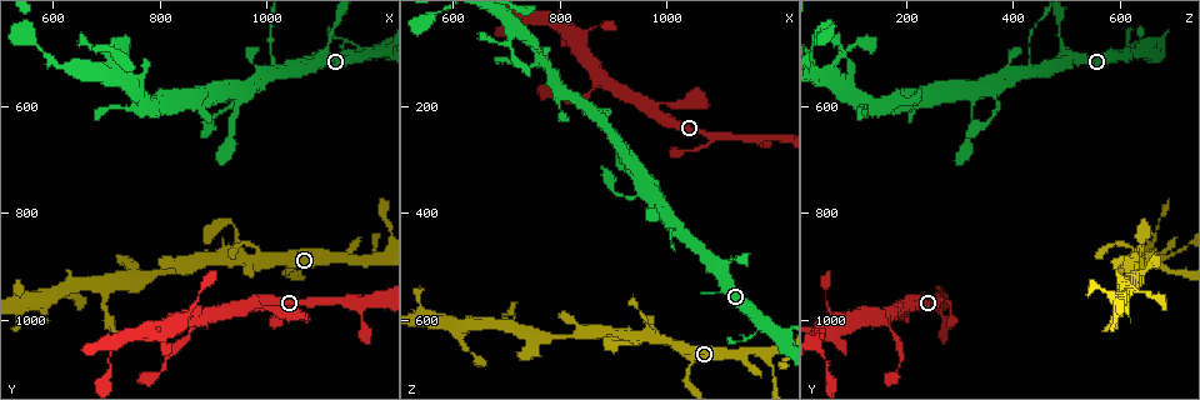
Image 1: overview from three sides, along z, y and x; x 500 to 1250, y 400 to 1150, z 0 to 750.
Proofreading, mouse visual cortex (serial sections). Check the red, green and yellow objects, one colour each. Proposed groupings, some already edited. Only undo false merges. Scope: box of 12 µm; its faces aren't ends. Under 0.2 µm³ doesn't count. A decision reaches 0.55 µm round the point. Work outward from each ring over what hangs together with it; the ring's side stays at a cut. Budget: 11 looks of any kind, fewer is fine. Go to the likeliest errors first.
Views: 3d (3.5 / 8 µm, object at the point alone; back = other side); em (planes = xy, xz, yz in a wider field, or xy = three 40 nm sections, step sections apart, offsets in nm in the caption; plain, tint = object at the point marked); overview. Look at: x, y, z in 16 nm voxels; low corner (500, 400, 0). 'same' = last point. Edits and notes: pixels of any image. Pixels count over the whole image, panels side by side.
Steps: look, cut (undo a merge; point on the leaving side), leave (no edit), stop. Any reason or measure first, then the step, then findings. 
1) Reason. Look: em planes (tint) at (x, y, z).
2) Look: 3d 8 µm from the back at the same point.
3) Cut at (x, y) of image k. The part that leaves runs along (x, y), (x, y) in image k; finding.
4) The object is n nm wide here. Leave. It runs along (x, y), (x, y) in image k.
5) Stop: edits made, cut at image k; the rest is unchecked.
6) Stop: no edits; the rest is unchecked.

Sudden change in width. Look: 3d 3.5 µm at (1190, 895, 665).

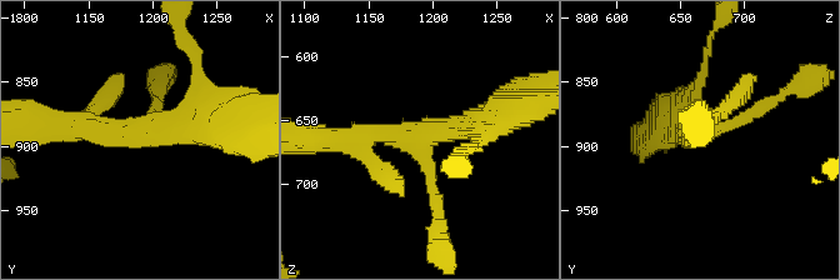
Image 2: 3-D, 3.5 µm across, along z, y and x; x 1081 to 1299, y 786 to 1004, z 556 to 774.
3 arms meet here; the arms are 150, 250, 300 nm wide; now the EM. Look: em xy step 5 (tint) at (1190, 890, 660).

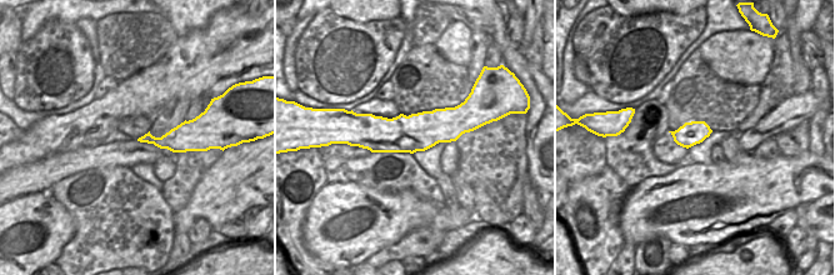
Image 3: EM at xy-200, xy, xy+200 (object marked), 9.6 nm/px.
Leave. It runs along (468, 125), (361, 130) in image 3; continuous, no second cell.

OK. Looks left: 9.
Look: 3d 8 µm from the back at (1020, 535, 435).

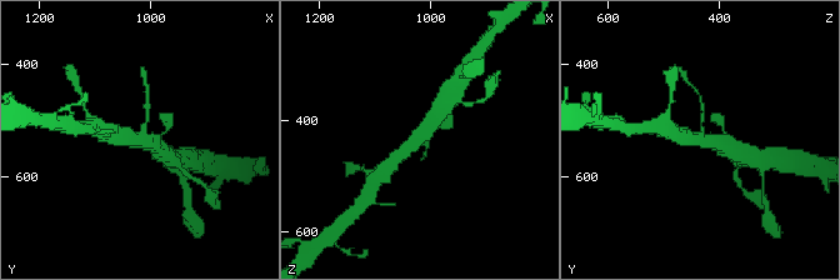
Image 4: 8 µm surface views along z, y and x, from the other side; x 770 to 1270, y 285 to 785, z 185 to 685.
Look: 3d 3.5 µm from the back at (1025, 540, 430).

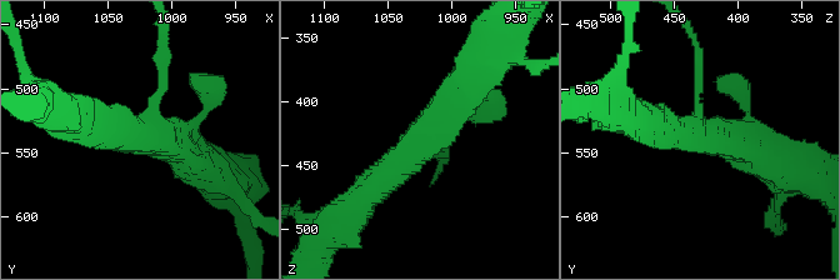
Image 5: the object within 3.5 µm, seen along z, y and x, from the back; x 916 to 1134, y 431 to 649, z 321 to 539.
3 arms meet here; the arms are 100, 400, 400 nm wide. Look: em xy step 2 (tint) at (1020, 538, 430).

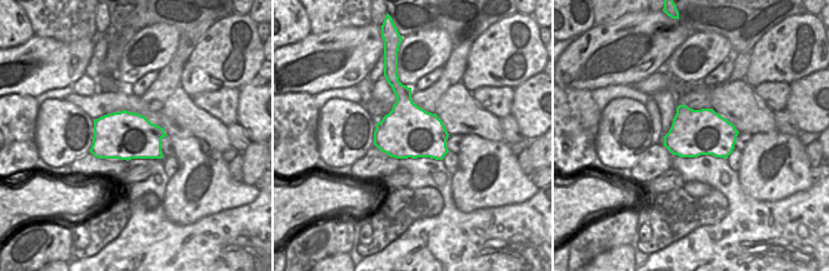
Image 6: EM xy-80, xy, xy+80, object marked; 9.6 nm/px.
Leave. It runs along (360, 199), (440, 129), (468, 80) in image 5; all the same cell.

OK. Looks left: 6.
Look: 3d 3.5 µm at (1125, 455, 490).

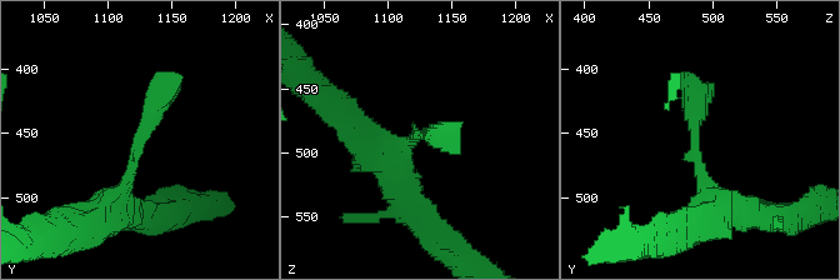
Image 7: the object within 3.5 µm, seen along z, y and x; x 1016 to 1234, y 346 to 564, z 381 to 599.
The arms are 300, 300 nm wide. Look: em planes (tint) at (1122, 454, 488).

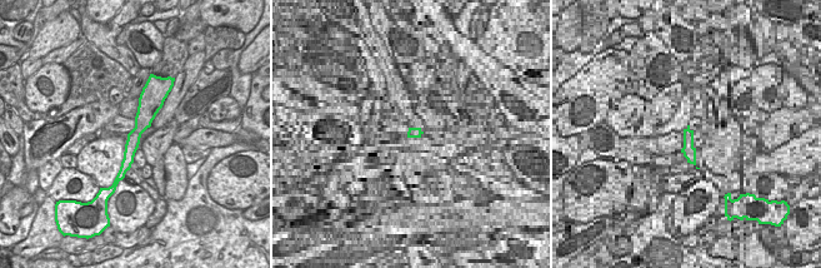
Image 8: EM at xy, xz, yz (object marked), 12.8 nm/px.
Leave. It runs along (114, 209), (151, 109), (179, 79) in image 7; continuous, no second cell.

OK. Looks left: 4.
Thick turns thin. Look: 3d 3.5 µm at (850, 890, 620).

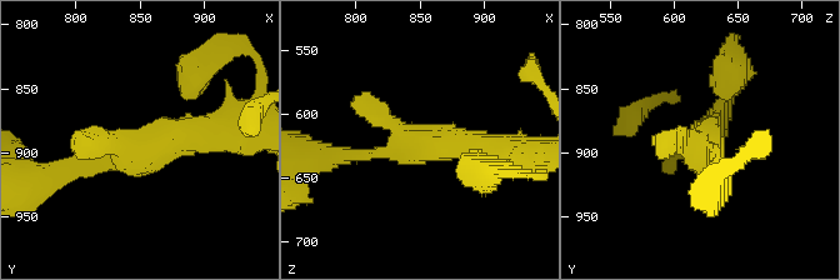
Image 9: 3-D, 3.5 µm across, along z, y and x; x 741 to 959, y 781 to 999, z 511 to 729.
Shape alone is not enough. Look: em xy step 3 (plain) at (850, 896, 624).

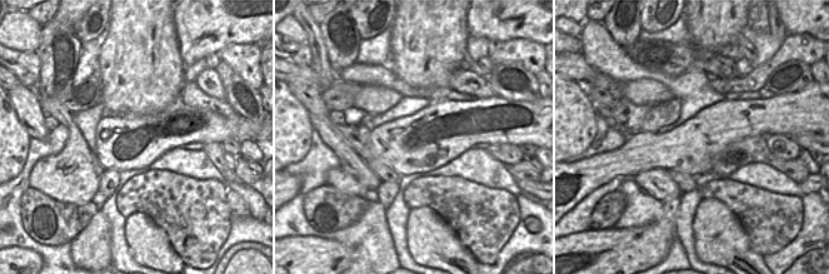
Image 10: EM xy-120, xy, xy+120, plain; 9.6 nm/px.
With the object marked. Look: em xy step 3 (tint) at the same point.

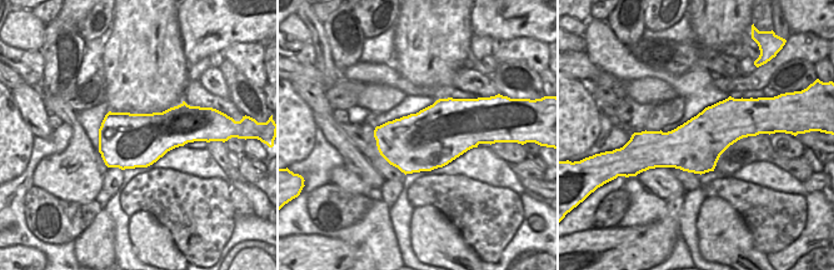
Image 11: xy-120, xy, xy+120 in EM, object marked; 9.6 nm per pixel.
Leave. It runs along (224, 133), (63, 168) in image 9; continuous, no second cell.

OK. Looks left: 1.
Stop: no edits; the rest is unchecked.

